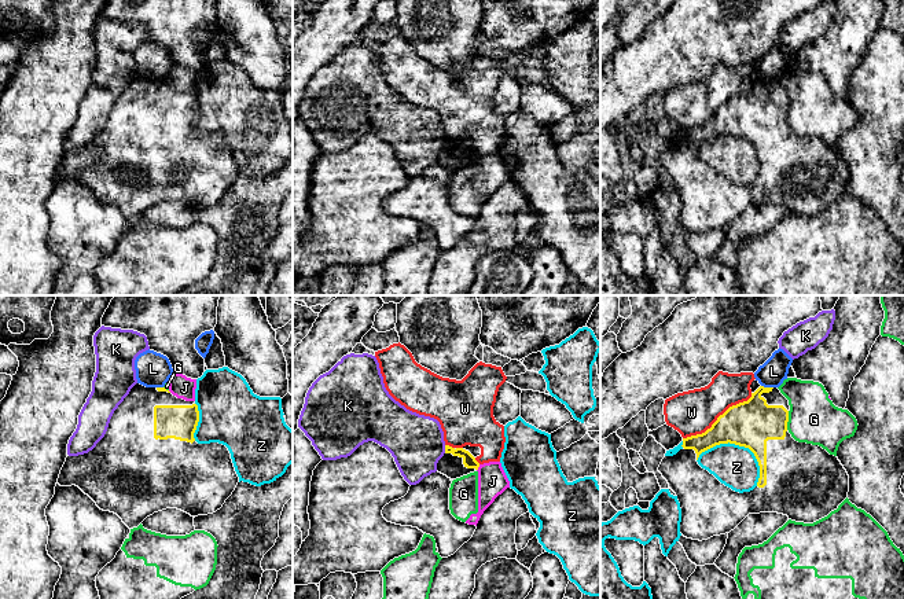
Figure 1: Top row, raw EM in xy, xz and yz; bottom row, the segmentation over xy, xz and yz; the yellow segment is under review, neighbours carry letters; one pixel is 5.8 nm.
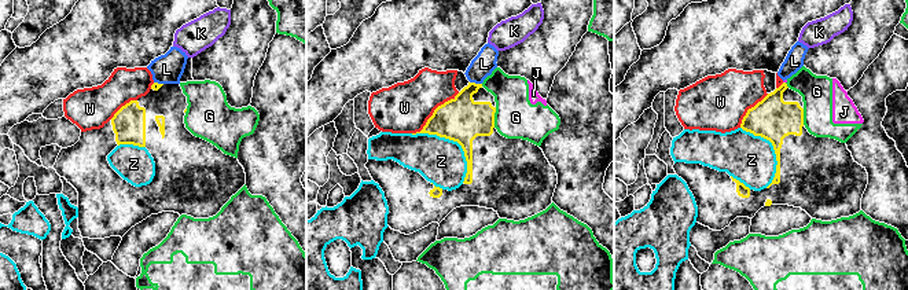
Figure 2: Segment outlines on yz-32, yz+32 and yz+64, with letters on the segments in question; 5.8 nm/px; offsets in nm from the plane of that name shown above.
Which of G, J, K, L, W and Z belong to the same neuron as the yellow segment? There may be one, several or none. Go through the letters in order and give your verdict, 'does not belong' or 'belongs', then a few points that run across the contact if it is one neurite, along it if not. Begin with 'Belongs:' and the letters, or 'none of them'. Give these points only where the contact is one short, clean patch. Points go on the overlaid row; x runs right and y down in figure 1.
Belongs: none of them
G: does not belong
J: does not belong; line xz (480, 465), (477, 470)
K: does not belong; line xz (444, 445), (445, 452)
L: does not belong; line yz (761, 385), (772, 388)
W: does not belong
Z: does not belong

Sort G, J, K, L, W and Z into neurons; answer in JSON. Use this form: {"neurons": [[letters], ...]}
{"neurons": [["G", "J"], ["K"], ["L"], ["W"], ["Z"]]}

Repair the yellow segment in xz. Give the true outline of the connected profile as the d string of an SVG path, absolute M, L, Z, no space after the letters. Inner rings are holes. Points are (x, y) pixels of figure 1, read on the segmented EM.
M445 445L445 453L437 463L437 471L451 479L474 473L478 467L479 463L468 451L449 445Z

